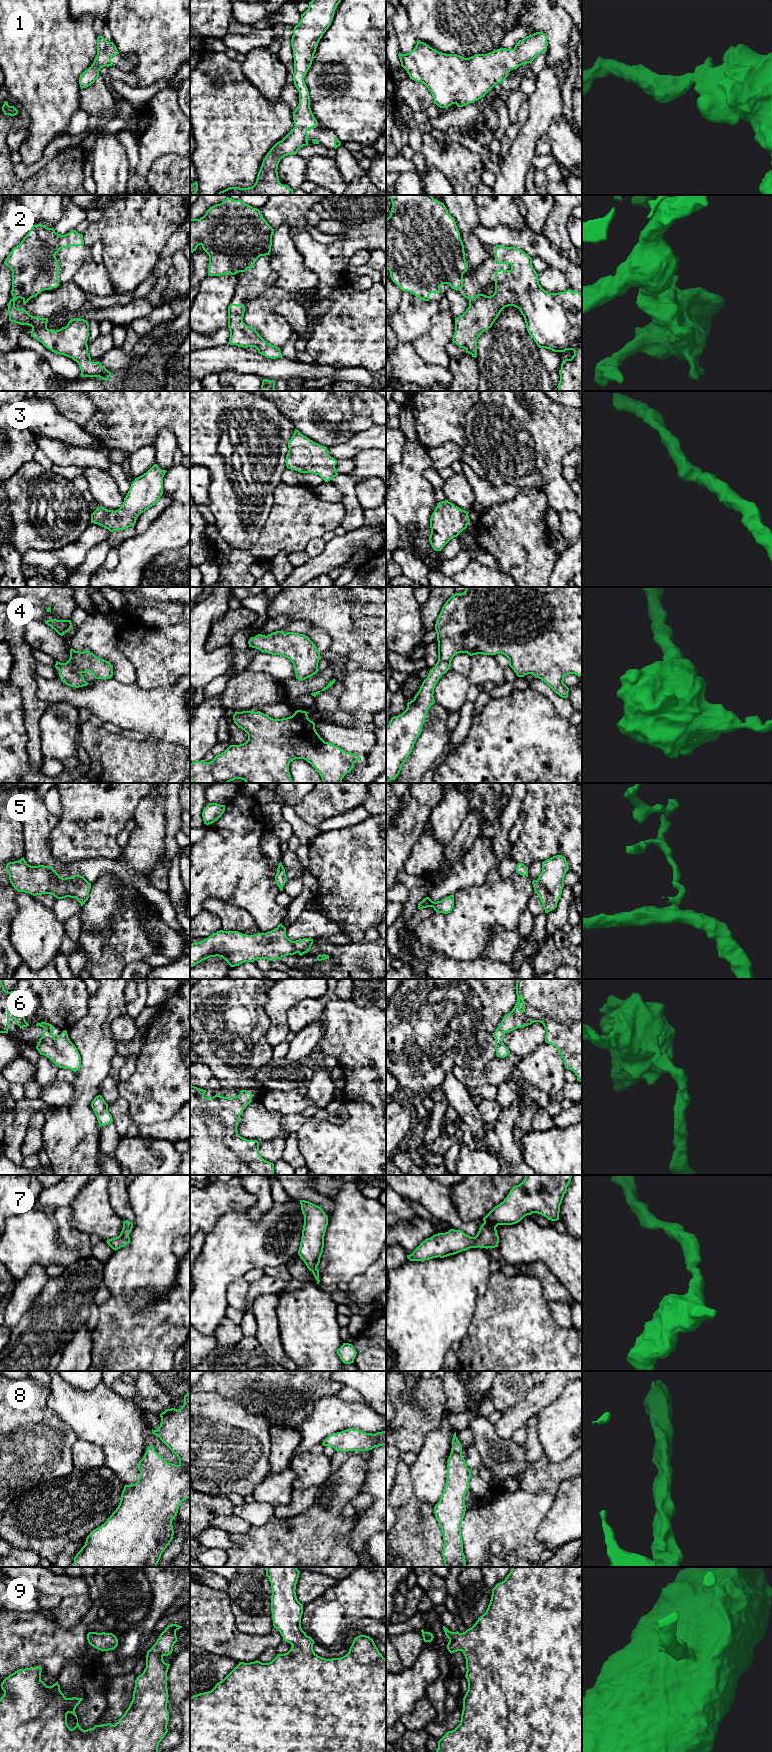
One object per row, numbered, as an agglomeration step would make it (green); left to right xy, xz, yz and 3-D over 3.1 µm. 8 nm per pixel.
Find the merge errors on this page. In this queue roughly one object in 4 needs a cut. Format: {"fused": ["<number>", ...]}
{"fused": []}

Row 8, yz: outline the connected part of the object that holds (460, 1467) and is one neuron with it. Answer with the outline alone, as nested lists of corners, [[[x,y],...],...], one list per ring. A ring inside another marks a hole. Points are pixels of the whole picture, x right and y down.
[[[456,1432],[447,1463],[446,1484],[434,1507],[434,1514],[443,1534],[442,1556],[445,1567],[466,1567],[461,1524],[466,1511],[465,1495],[472,1475],[462,1457],[462,1446]]]

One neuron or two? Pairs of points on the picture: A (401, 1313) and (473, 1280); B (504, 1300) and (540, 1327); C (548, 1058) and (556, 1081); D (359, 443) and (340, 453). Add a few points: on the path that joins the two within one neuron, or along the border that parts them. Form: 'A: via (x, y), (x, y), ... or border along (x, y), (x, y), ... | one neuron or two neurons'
A: via (419, 1313), (422, 1313), (455, 1282) | one neuron
B: via (513, 1309), (531, 1327) | one neuron
C: via (548, 1064), (555, 1075) | one neuron
D: via (354, 445), (345, 450) | one neuron

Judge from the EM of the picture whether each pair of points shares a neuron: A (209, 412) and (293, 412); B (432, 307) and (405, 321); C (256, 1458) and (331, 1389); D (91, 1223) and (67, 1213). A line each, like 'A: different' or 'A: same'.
A: different
B: same
C: different
D: different

